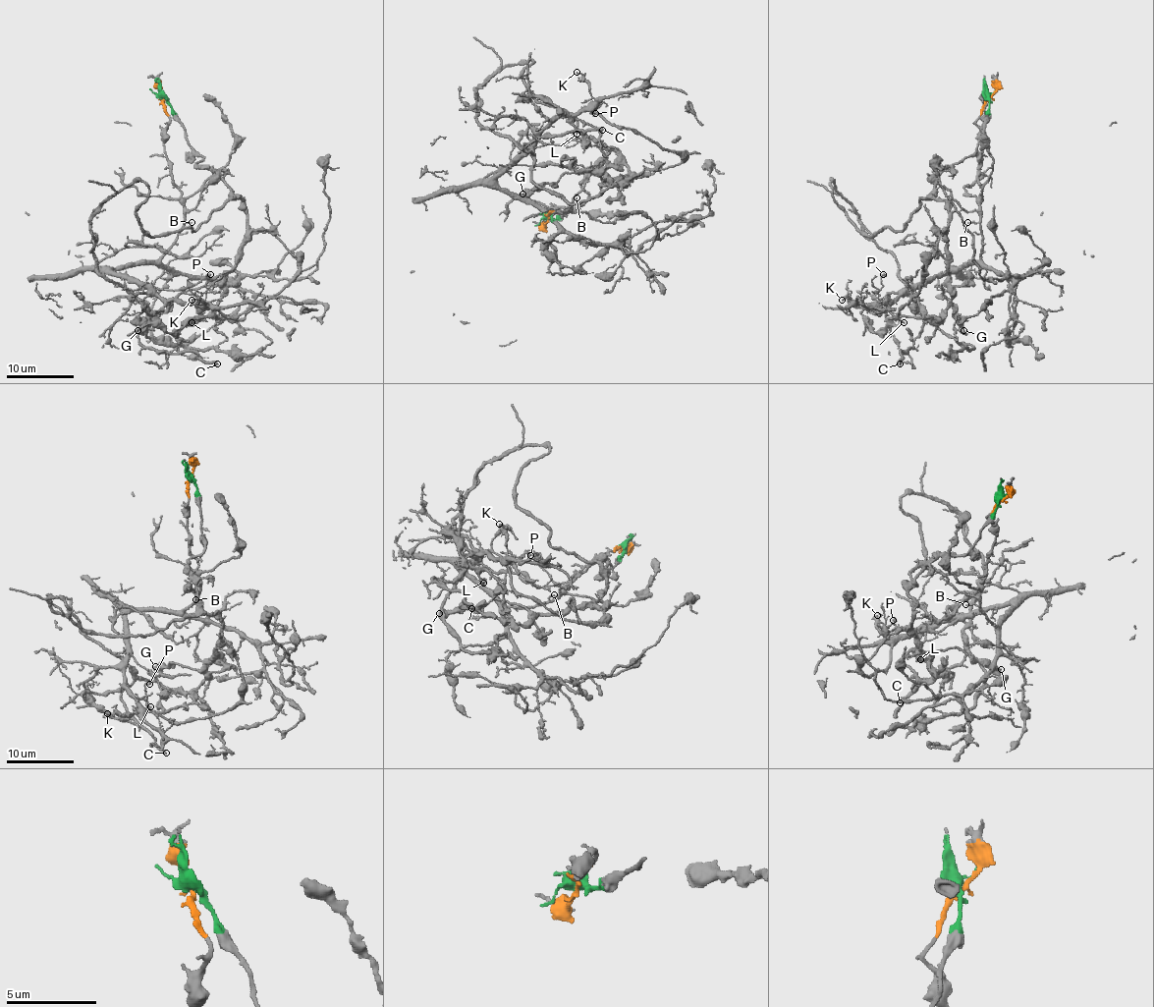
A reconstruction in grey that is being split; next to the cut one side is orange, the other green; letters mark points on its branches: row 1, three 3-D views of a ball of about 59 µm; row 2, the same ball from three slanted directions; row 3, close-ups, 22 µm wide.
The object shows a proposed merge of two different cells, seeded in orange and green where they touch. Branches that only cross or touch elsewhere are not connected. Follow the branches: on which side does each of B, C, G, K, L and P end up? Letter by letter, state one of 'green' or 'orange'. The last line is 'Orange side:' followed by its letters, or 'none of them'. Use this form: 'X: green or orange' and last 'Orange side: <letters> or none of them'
B: orange
C: green
G: green
K: orange
L: green
P: orange
Orange side: B, K, P

